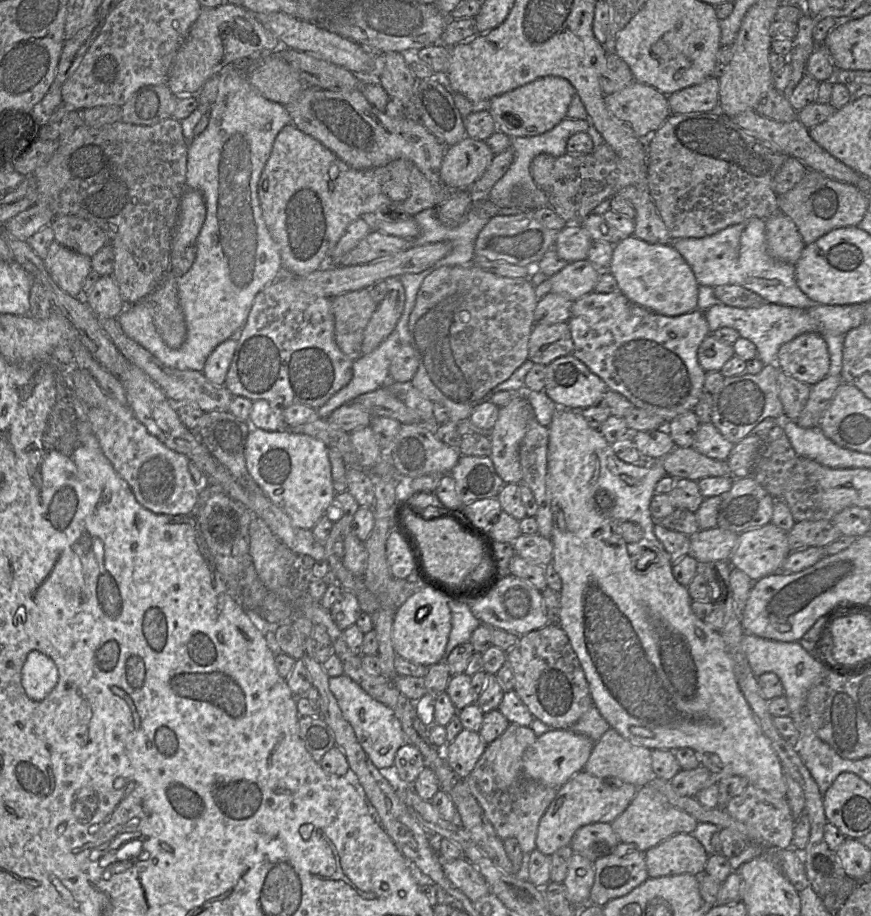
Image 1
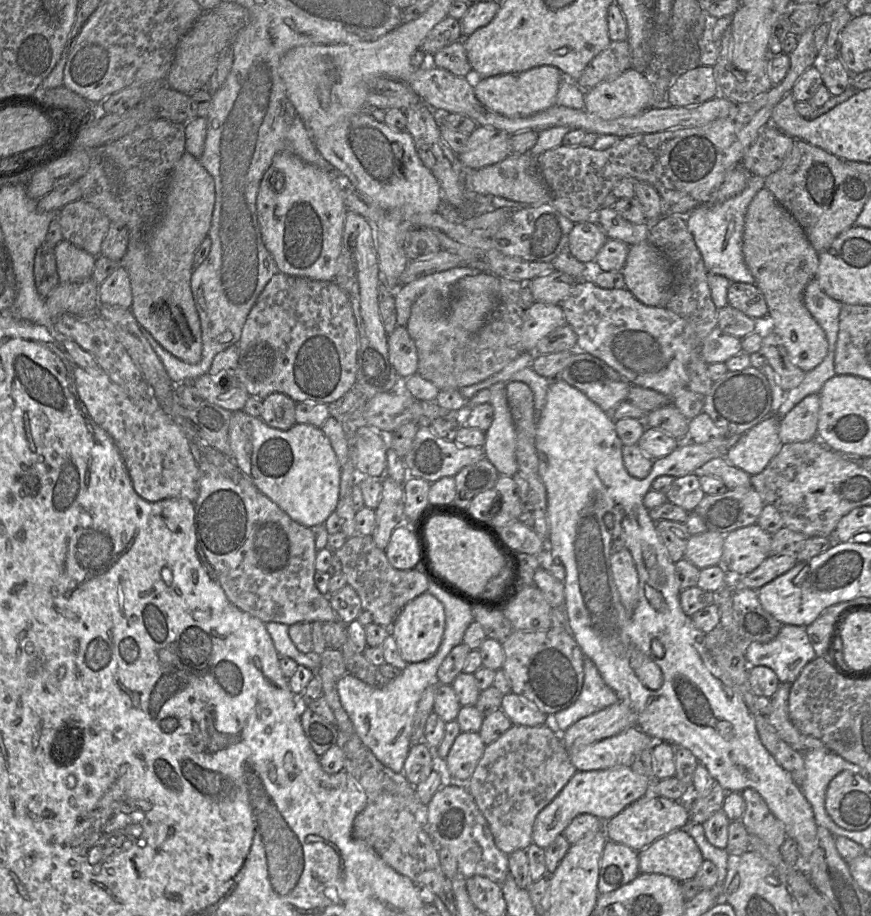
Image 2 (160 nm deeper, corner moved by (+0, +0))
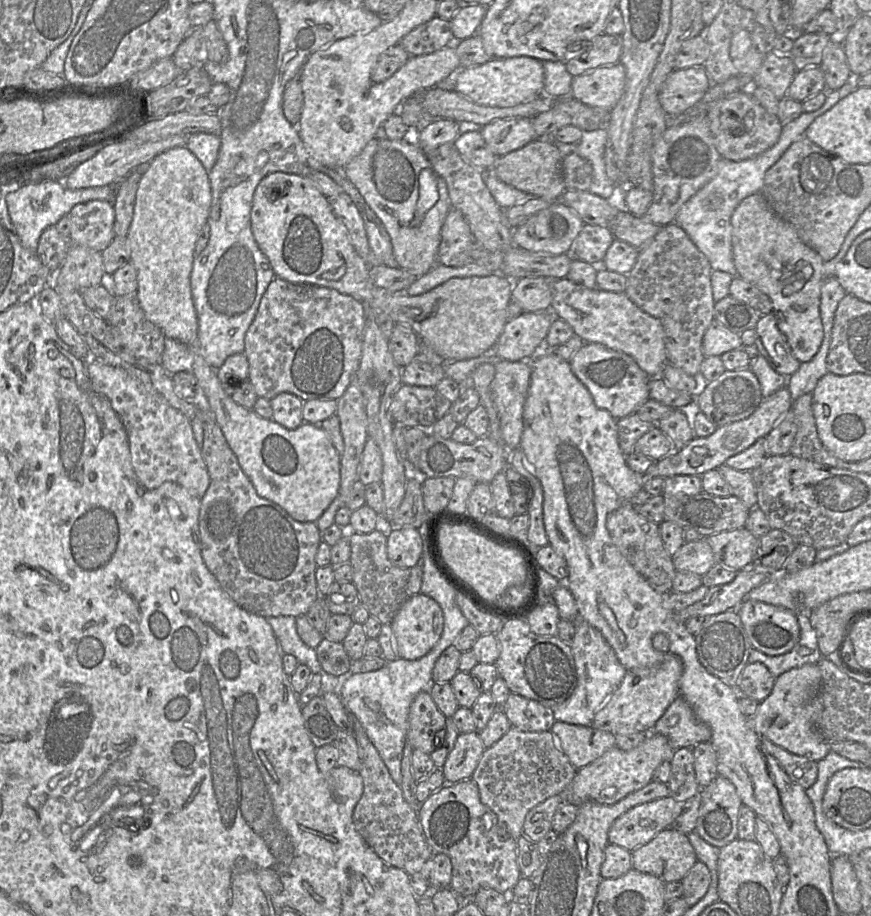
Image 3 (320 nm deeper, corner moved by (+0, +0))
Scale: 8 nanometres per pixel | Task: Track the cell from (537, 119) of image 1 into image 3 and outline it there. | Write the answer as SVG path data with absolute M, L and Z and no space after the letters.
M532 57L492 58L485 64L459 69L454 75L454 90L483 106L513 107L544 94L544 68Z

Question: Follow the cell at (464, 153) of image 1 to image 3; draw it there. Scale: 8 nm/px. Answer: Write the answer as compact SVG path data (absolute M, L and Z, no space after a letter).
M532 117L495 120L480 128L488 148L497 157L518 150L538 139Z

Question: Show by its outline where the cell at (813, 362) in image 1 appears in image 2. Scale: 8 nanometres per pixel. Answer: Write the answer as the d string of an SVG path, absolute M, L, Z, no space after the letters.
M766 188L758 191L746 211L742 253L745 264L755 279L755 285L767 303L767 327L780 338L790 361L804 372L811 371L823 361L828 352L828 342L824 331L803 303L804 290L808 283L815 278L818 269L819 253L814 250L796 219L778 203Z

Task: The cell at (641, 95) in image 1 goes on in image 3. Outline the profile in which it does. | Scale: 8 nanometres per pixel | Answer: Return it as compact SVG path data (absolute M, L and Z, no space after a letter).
M618 62L573 77L570 97L591 107L611 110L622 97L625 85L625 68Z

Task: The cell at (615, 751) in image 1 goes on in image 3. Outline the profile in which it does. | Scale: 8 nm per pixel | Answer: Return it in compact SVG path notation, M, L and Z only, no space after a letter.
M555 721L551 732L576 770L592 763L616 746L615 735L591 726Z

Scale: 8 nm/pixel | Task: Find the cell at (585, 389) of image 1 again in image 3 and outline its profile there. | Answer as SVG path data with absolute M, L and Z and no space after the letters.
M585 343L569 362L572 372L588 389L595 405L608 411L616 420L636 413L649 399L648 383L651 378L631 356L623 352L598 343Z

